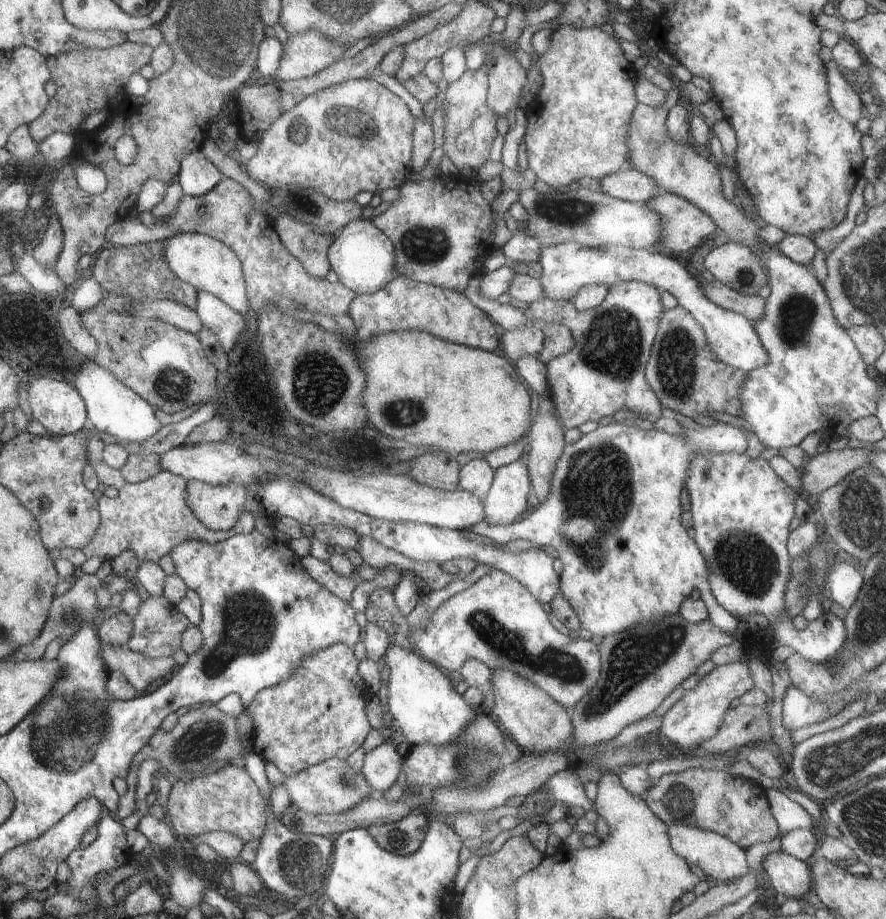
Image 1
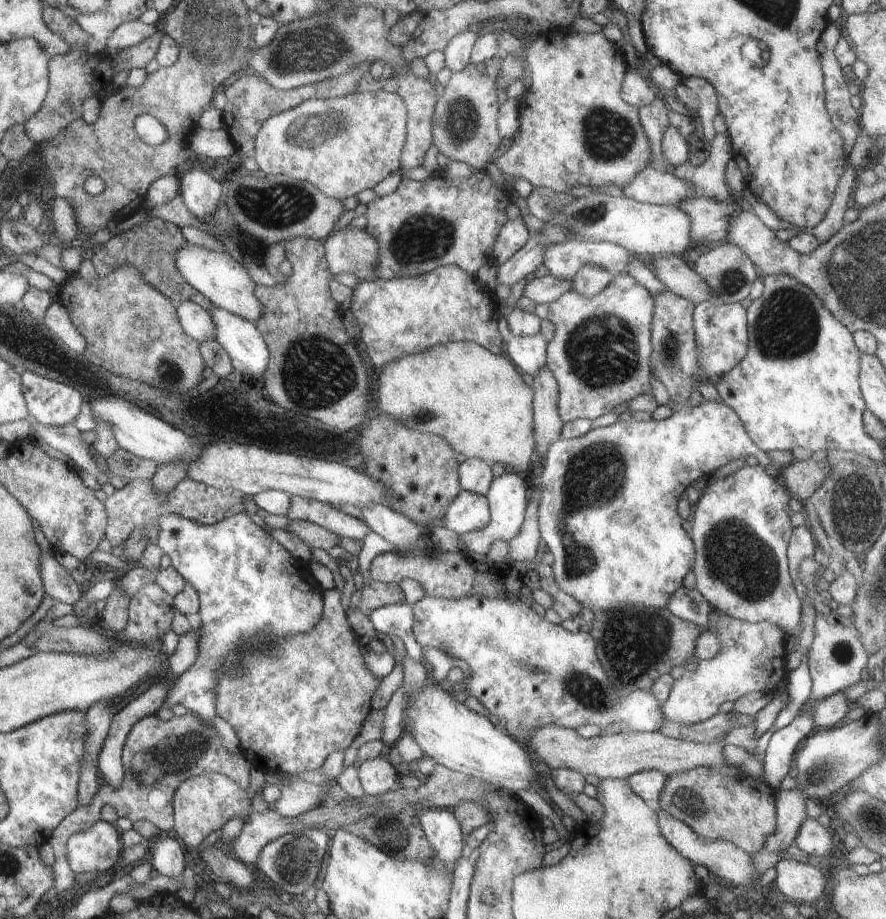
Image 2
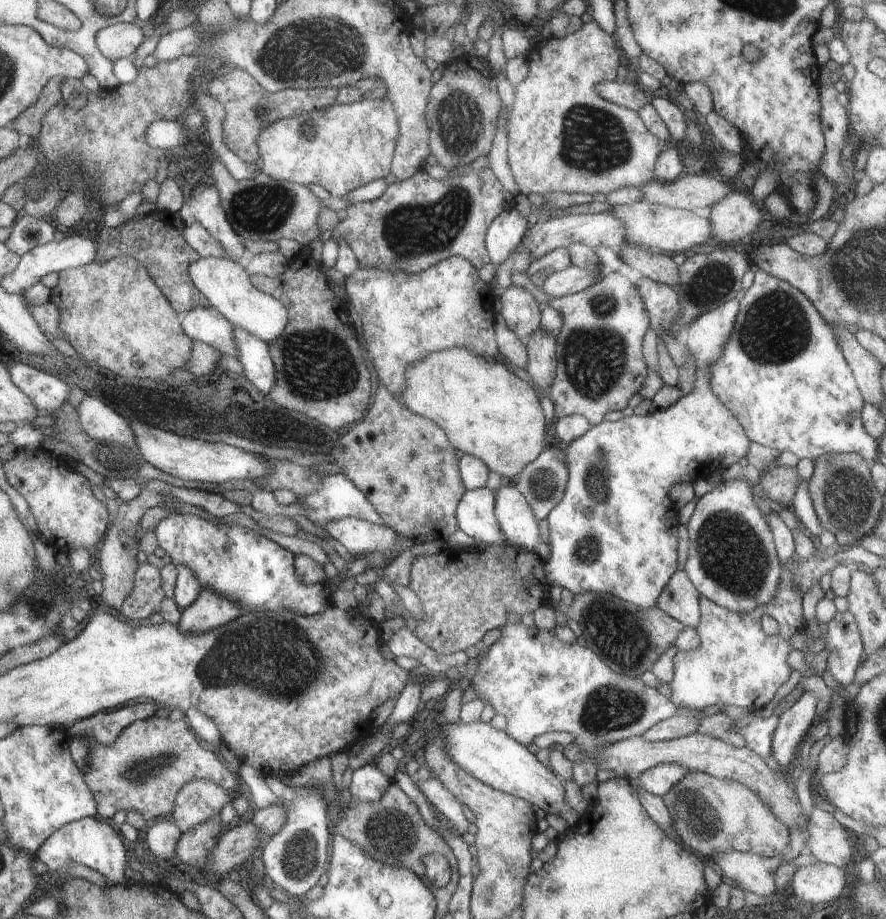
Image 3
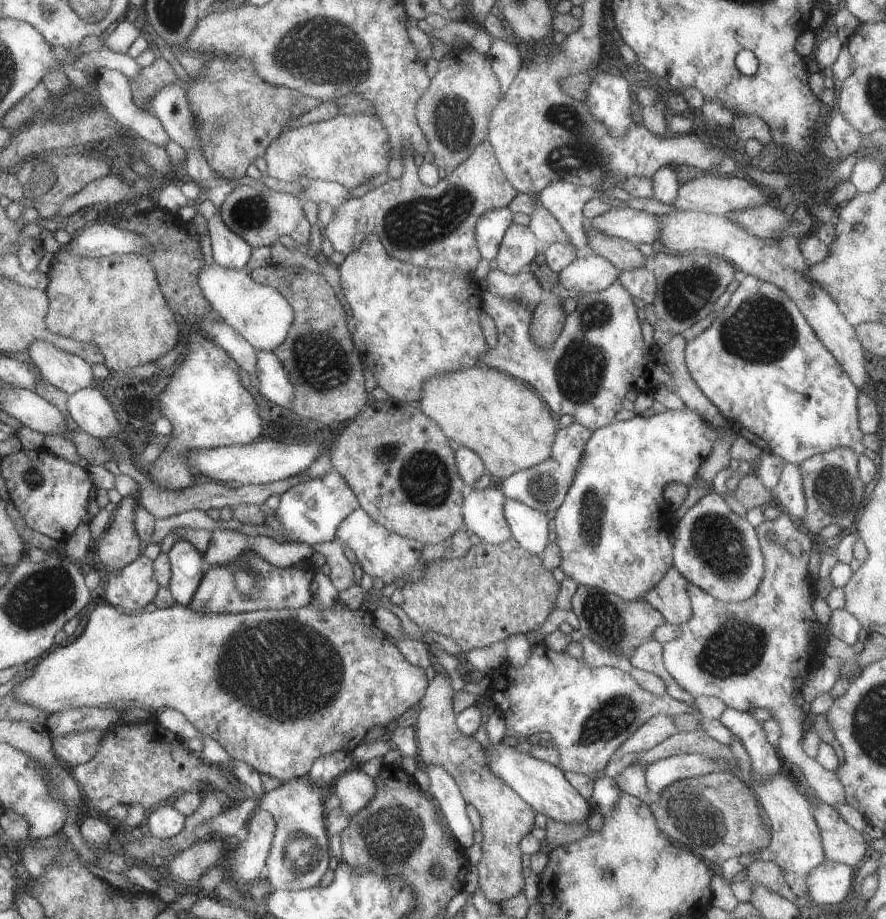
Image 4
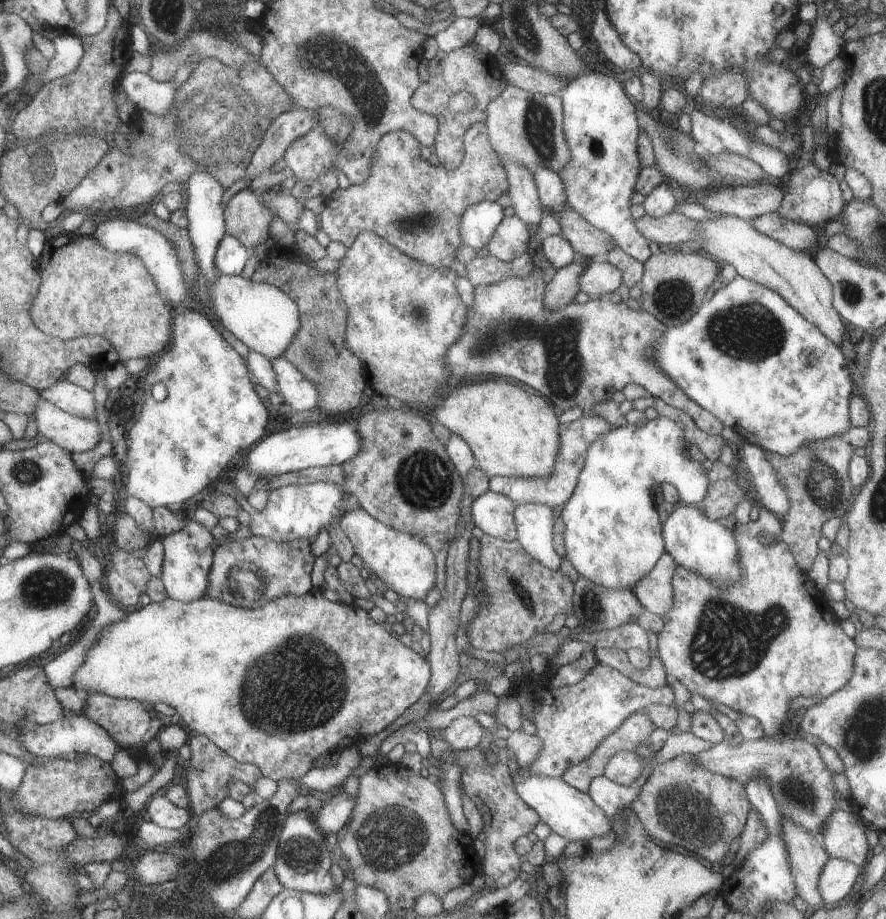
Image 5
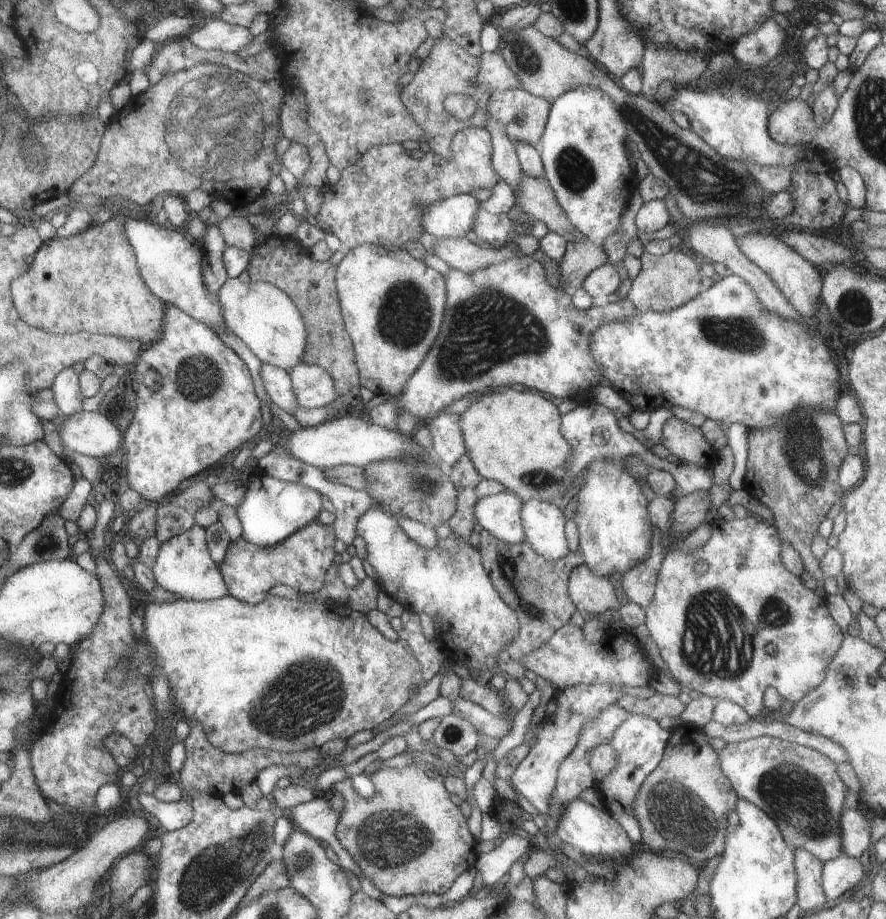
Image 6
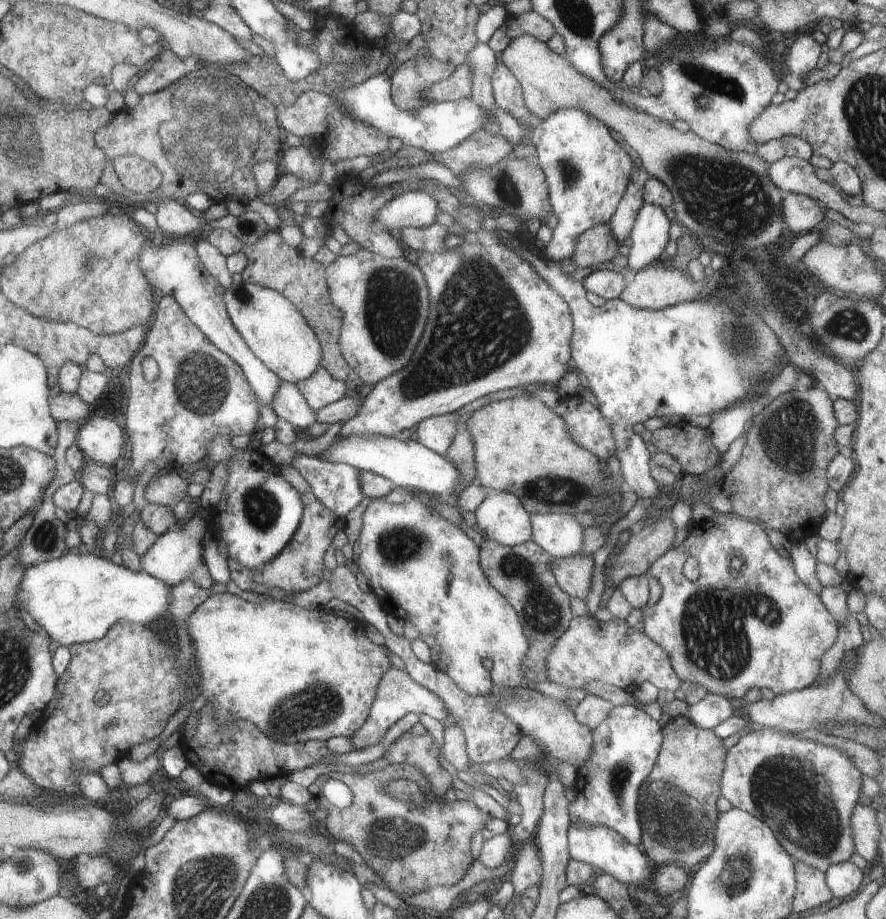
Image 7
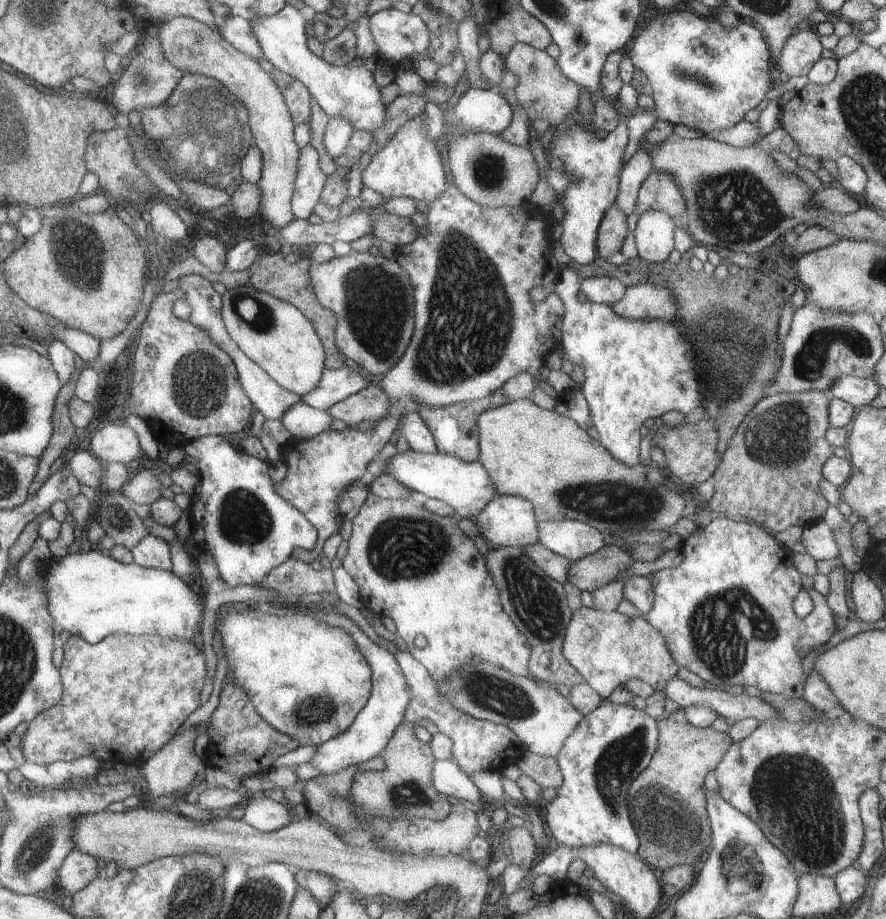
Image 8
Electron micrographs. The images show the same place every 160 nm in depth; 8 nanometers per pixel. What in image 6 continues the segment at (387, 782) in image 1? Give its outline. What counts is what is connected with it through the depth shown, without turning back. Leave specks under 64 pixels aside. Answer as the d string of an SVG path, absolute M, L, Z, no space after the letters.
M318 795L311 802L298 804L290 808L285 815L290 819L294 829L312 836L314 840L320 840L338 856L340 866L343 869L350 870L358 880L362 880L364 872L362 868L354 861L354 858L340 845L336 838L336 826L340 814L334 812L330 802L322 795Z

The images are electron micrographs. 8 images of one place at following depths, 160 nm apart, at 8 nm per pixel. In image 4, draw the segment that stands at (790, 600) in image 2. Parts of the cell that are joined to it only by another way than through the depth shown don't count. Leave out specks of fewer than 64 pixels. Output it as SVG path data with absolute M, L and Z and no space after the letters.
M710 491L700 498L674 526L676 533L672 545L673 566L684 576L687 582L692 582L706 594L714 596L723 602L743 602L756 594L762 578L764 578L764 556L760 550L760 542L756 529L747 520L747 516L738 516L730 508L730 499L715 491Z

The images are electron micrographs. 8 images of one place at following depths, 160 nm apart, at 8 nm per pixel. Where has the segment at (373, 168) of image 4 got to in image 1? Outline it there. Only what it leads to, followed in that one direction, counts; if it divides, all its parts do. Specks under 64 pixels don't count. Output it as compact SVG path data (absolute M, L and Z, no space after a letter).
M370 78L347 80L311 94L278 117L261 135L258 151L251 158L247 172L270 190L296 185L314 189L336 202L352 201L360 192L368 190L376 194L405 184L412 174L412 132L414 116L399 96Z

